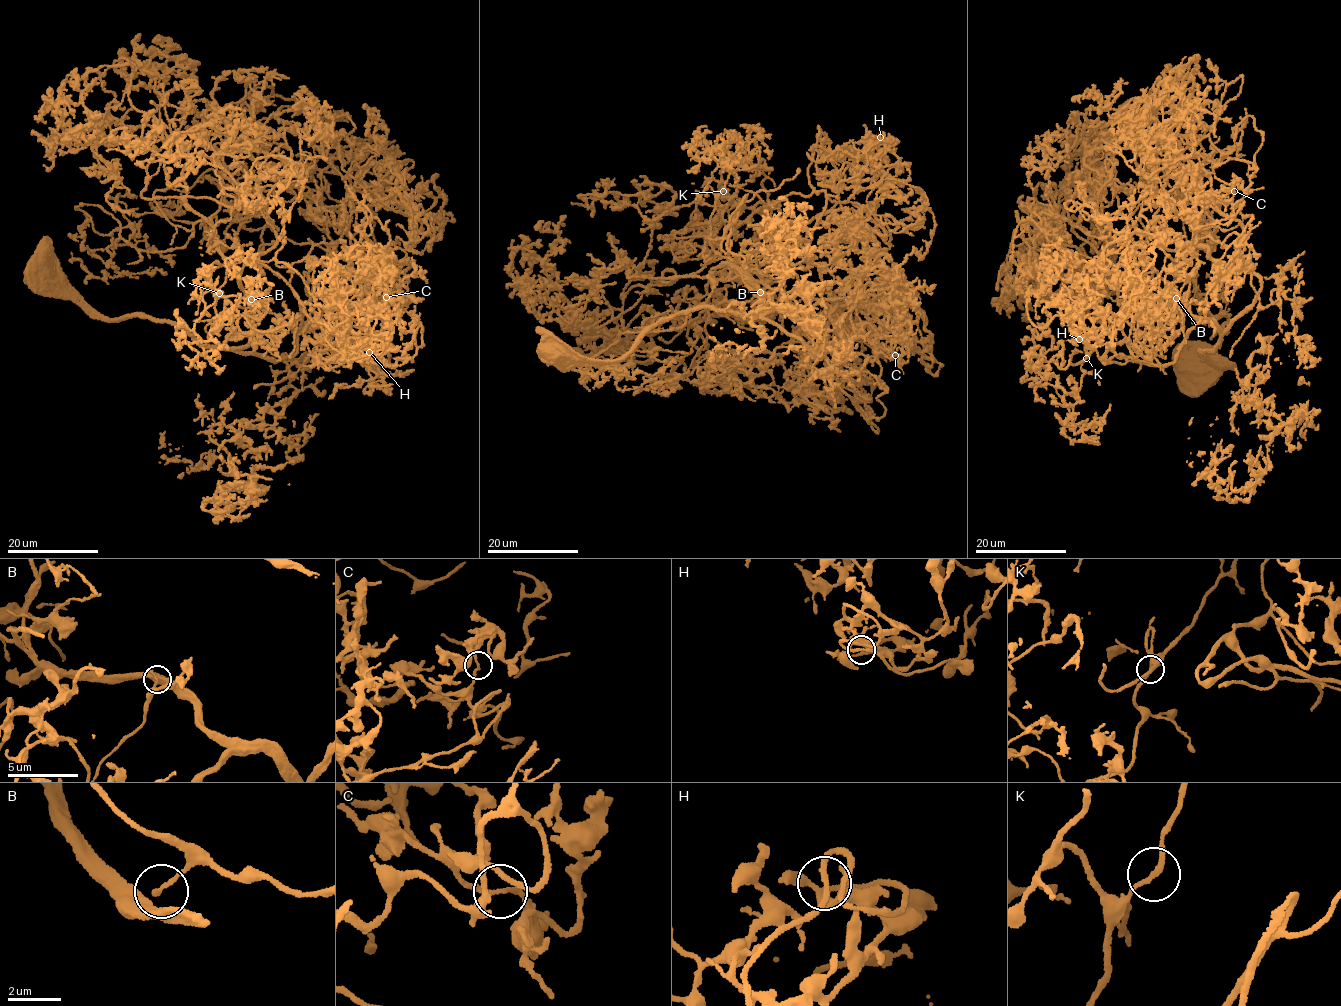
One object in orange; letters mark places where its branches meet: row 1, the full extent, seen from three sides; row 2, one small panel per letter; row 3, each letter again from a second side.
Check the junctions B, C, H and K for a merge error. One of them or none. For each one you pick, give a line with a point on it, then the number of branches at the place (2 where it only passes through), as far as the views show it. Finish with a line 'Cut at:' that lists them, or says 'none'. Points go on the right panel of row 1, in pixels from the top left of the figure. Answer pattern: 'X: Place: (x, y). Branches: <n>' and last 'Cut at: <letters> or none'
Cut at: none

